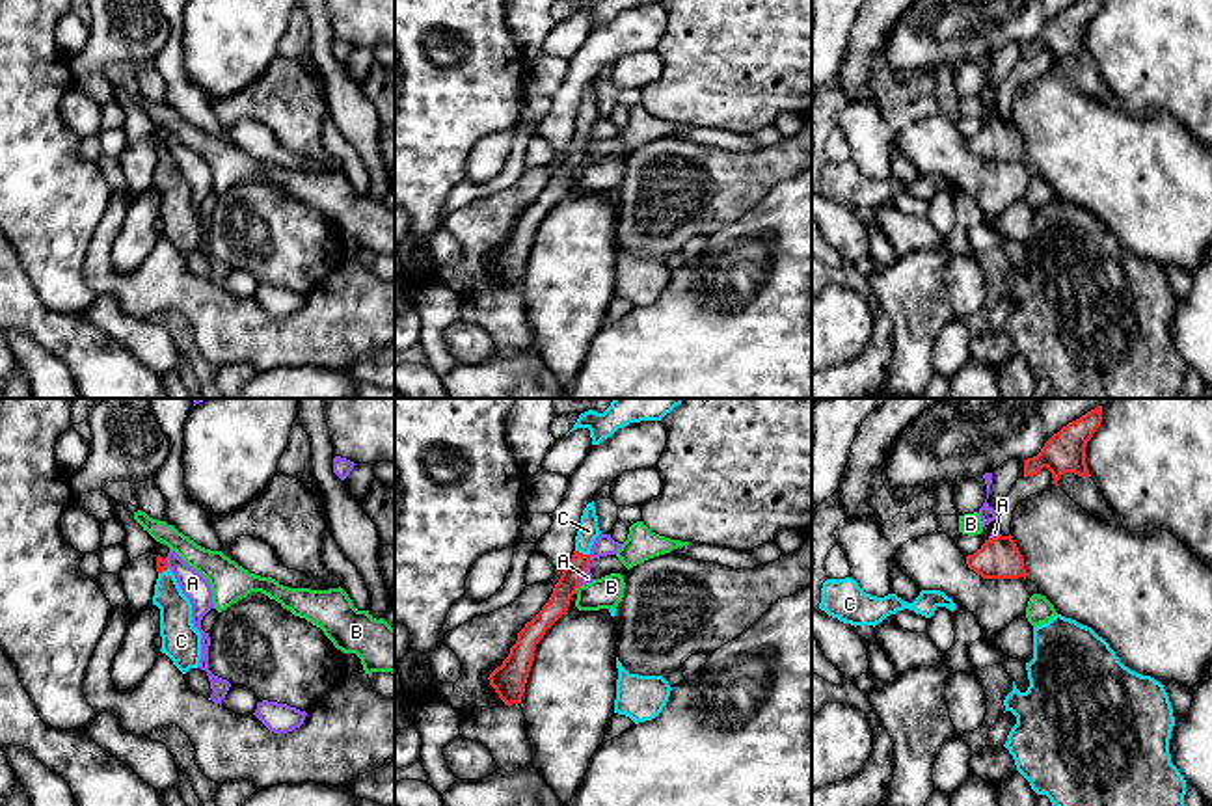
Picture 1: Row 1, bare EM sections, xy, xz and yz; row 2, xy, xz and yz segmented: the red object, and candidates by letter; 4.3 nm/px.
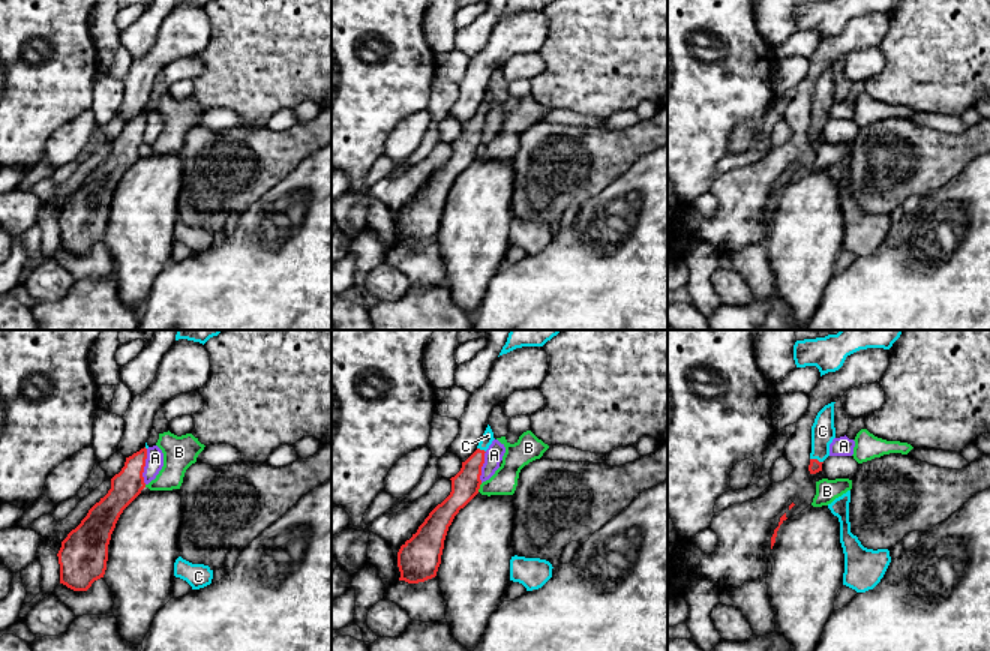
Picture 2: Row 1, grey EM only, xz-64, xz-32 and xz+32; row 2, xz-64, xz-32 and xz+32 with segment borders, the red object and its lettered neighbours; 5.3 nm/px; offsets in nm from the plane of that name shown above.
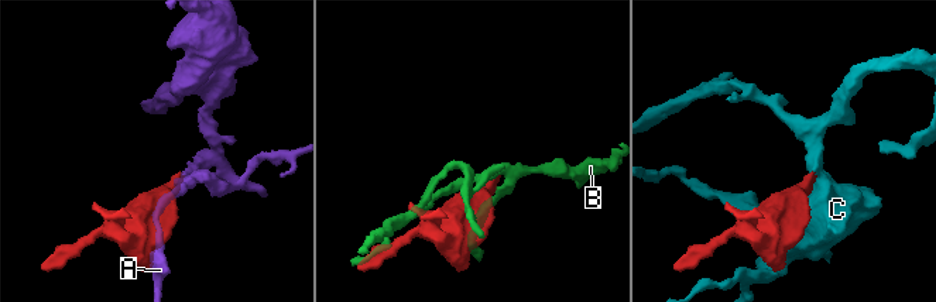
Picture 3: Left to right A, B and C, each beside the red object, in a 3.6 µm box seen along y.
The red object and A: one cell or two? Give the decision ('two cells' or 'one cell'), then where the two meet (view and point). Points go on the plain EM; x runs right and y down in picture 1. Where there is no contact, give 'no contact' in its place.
two cells; meets red in xz at (585, 153)

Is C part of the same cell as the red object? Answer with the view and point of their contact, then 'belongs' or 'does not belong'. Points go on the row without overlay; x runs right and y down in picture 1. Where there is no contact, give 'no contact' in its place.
contact xz (581, 136); belongs

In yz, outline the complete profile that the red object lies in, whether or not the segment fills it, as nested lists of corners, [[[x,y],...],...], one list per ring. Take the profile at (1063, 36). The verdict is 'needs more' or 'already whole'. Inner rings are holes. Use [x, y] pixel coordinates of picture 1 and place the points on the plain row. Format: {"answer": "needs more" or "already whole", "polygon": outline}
{"answer": "already whole", "polygon": [[[1080,0],[1054,17],[1041,35],[1024,43],[1024,60],[1037,58],[1043,50],[1052,56],[1052,67],[1065,56],[1091,60],[1085,47],[1085,30],[1100,9],[1102,0]]]}

